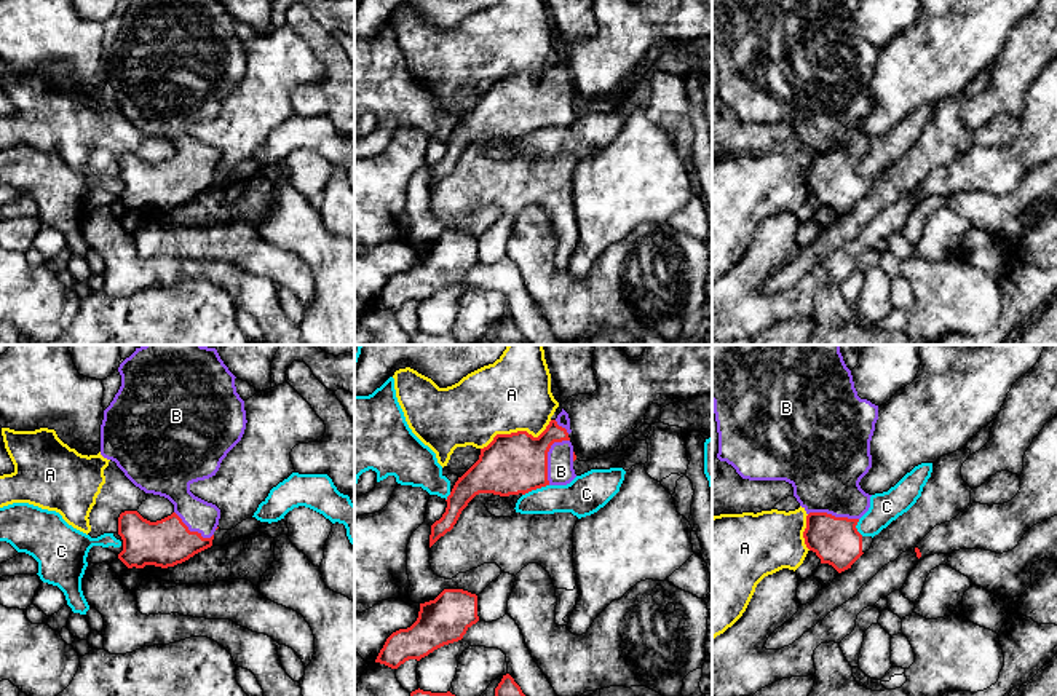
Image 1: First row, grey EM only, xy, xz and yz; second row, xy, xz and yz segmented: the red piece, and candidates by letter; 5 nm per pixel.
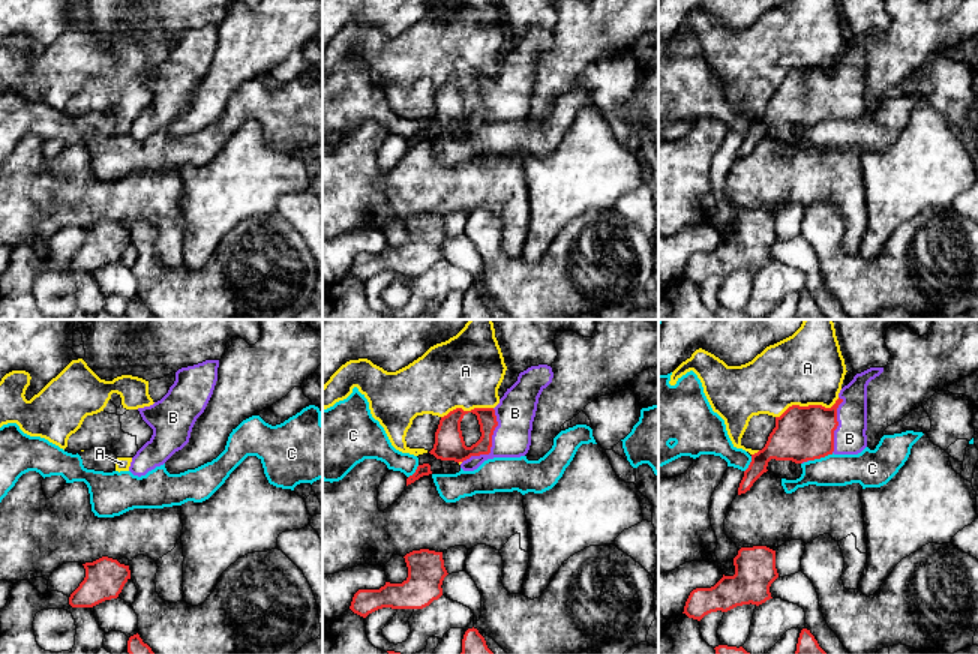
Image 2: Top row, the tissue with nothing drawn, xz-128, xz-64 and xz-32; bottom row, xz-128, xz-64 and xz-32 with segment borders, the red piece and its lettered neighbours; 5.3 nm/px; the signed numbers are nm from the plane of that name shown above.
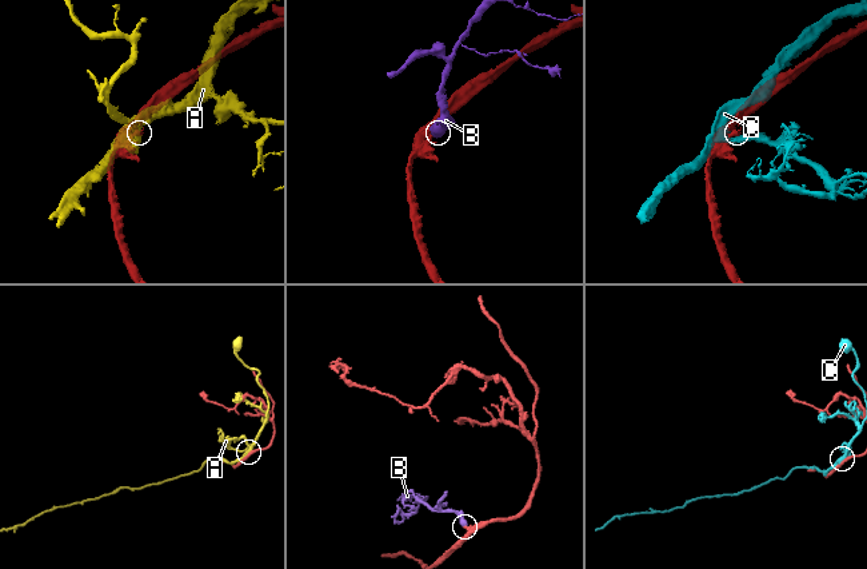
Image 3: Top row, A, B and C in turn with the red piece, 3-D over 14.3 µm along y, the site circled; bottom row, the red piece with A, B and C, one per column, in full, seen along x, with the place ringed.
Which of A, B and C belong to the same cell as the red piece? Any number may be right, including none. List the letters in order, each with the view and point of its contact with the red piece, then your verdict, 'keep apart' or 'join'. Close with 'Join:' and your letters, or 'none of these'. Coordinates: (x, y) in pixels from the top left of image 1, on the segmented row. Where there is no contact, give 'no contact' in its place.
A: meets red in xz at (518, 431); keep apart
B: meets red in xz at (546, 457); join
C: meets red in xz at (535, 489); keep apart
Join: B

